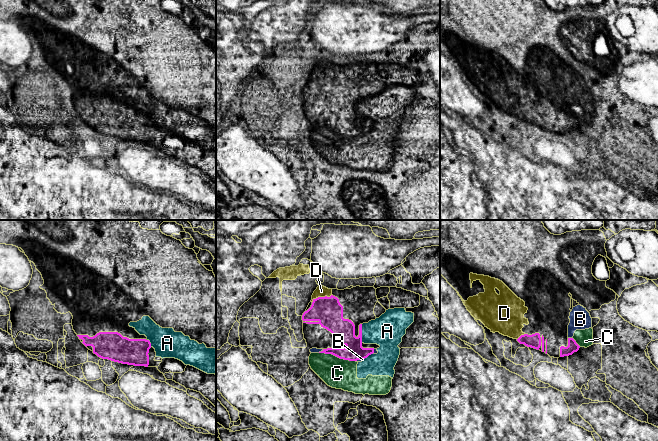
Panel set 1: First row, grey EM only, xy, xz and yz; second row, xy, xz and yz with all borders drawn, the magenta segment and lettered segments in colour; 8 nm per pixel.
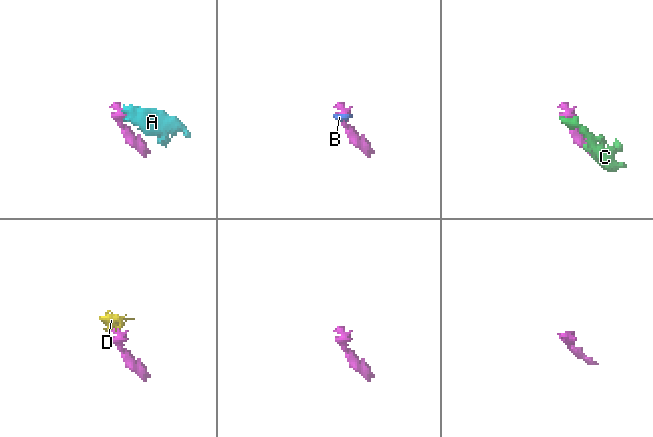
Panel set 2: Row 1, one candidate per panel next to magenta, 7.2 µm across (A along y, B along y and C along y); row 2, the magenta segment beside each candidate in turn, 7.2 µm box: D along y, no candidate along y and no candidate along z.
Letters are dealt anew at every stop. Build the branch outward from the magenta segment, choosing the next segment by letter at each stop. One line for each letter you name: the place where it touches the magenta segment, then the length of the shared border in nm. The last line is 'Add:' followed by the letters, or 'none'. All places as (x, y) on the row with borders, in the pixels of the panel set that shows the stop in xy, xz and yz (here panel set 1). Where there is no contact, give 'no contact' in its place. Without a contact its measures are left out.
D: xz (321, 297) | 170 nm
Add: D

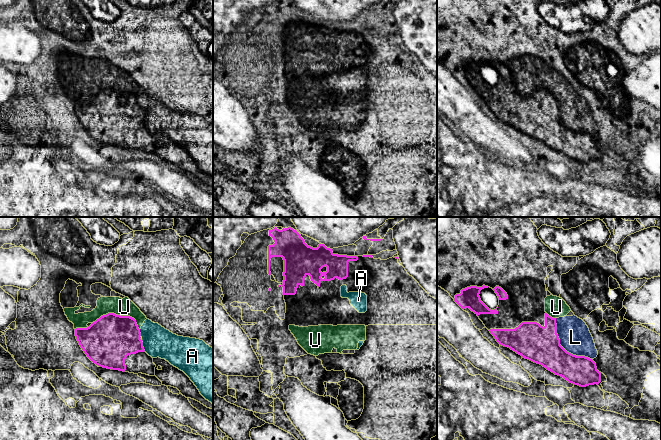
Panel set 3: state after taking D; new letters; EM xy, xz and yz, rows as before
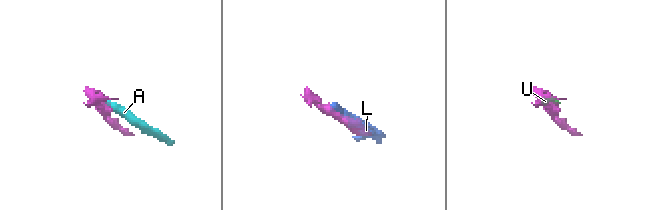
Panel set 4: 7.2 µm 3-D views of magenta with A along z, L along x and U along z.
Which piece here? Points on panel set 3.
Add: none

